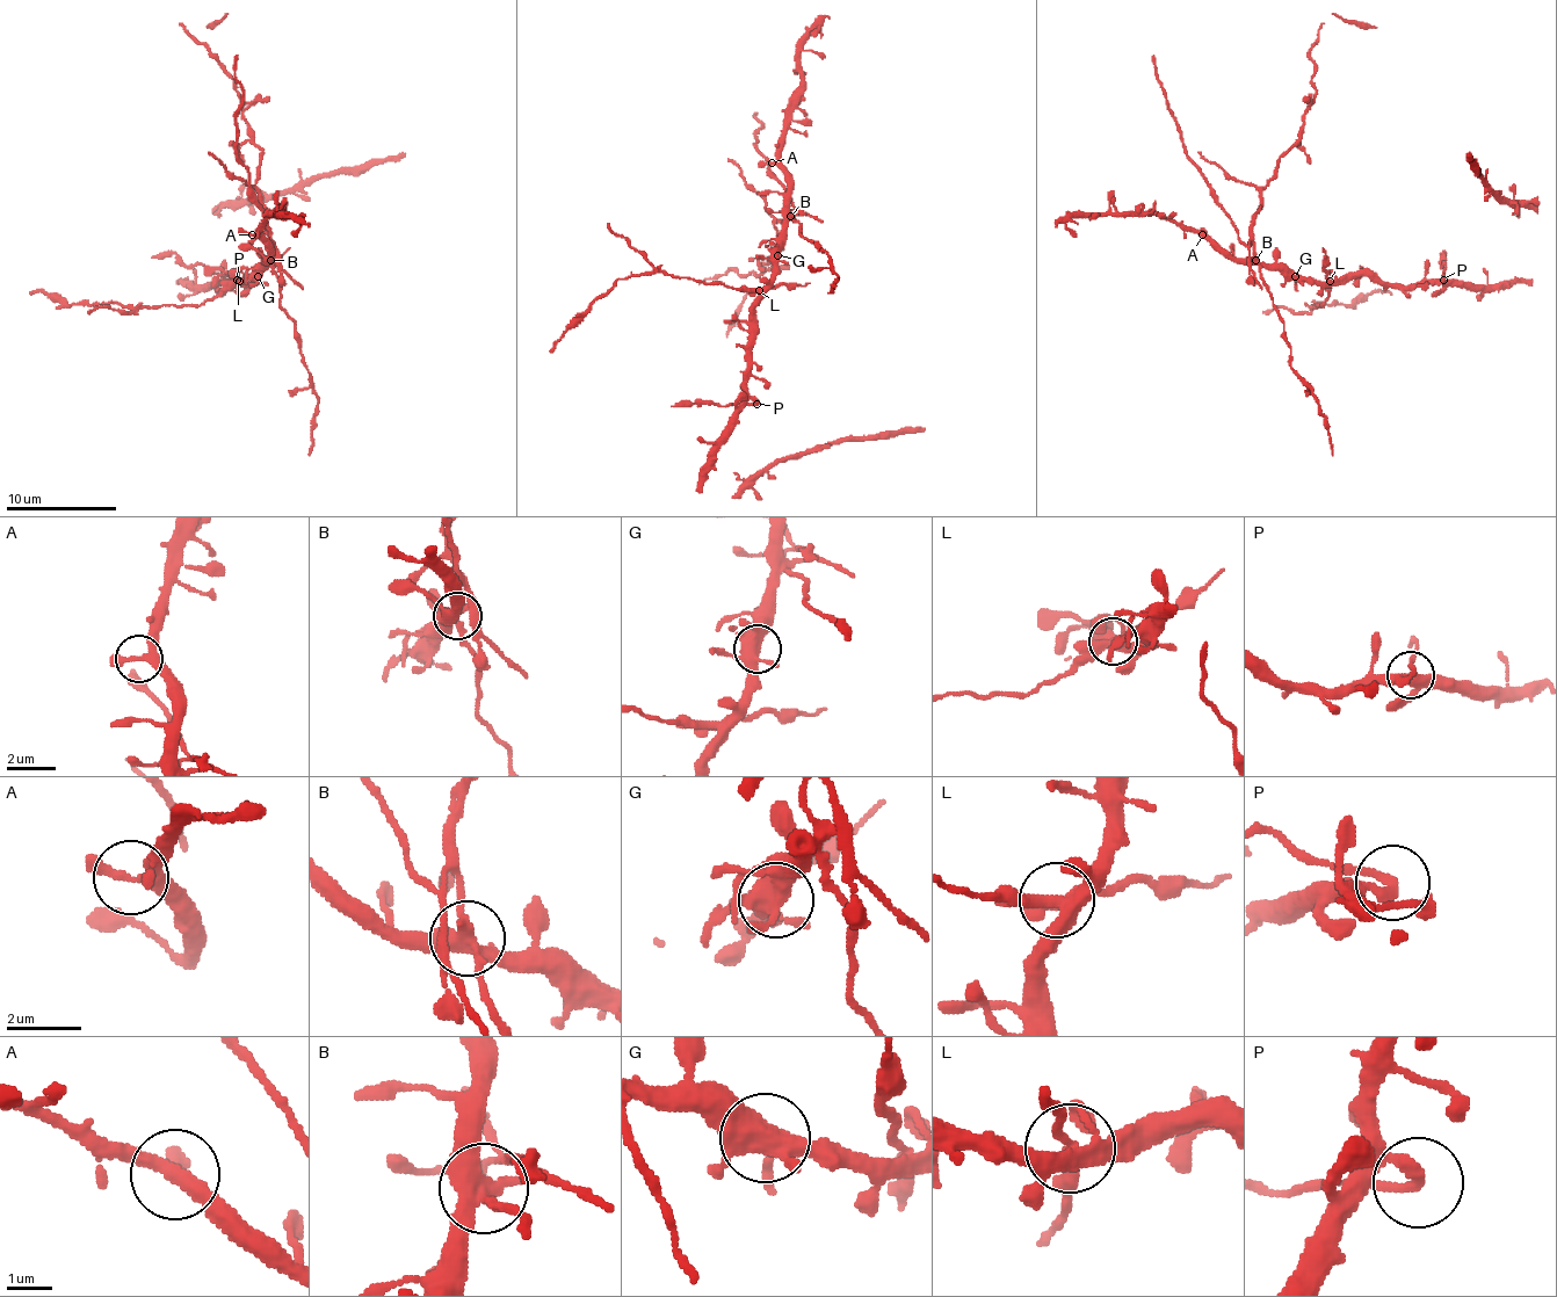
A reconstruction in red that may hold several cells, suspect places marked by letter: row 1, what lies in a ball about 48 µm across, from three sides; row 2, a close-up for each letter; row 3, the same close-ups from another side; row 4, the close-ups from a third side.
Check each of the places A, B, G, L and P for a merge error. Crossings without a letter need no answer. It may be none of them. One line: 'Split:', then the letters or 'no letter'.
Split: B, L, P

